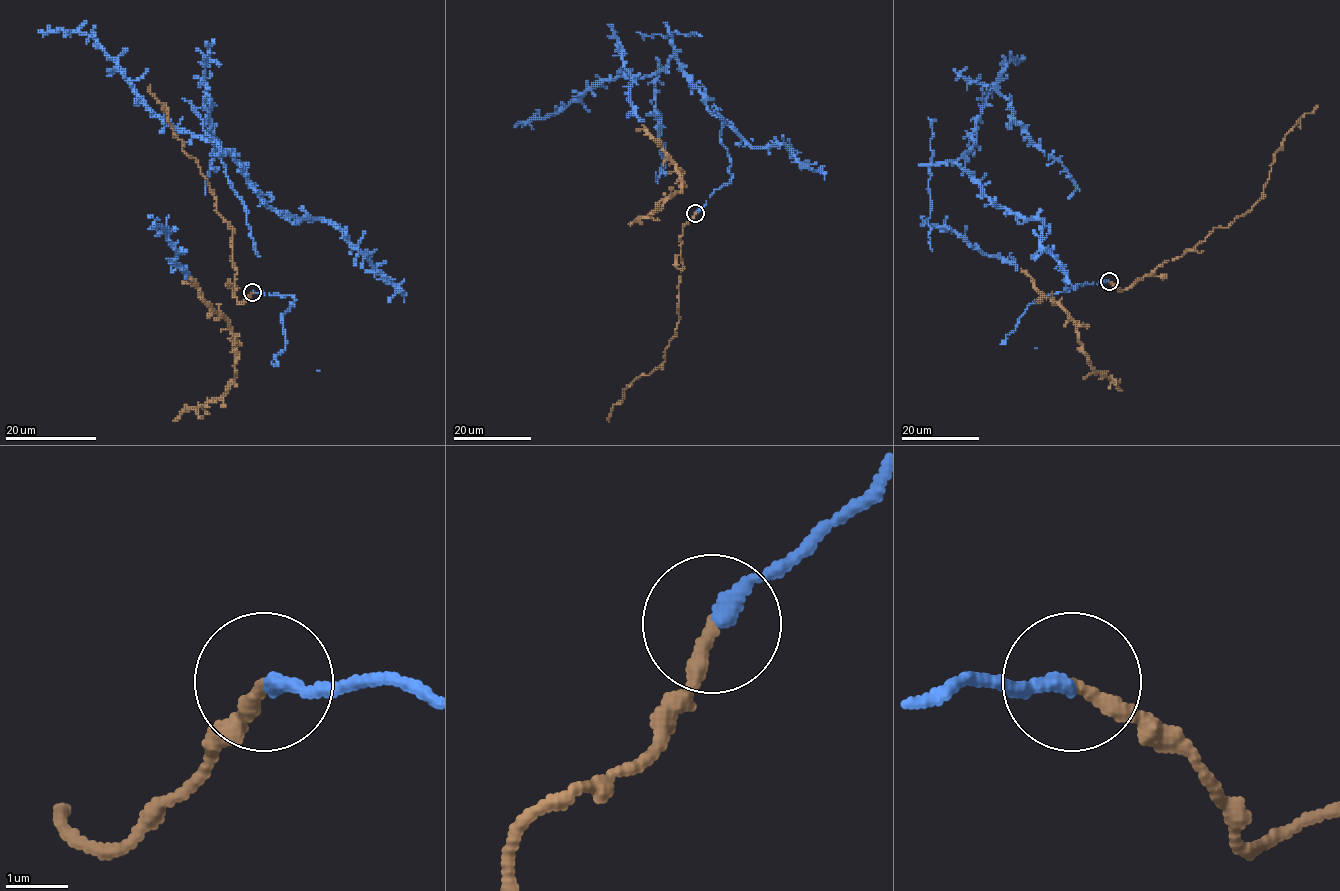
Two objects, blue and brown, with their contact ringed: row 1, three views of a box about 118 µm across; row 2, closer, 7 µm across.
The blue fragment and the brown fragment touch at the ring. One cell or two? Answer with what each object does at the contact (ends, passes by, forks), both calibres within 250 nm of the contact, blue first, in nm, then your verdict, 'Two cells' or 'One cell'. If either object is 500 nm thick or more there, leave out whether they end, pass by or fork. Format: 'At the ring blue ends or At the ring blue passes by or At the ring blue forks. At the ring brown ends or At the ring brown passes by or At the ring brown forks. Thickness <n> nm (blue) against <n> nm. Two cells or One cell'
At the ring blue ends. At the ring brown ends. Thickness 260 nm (blue) against 240 nm. One cell

